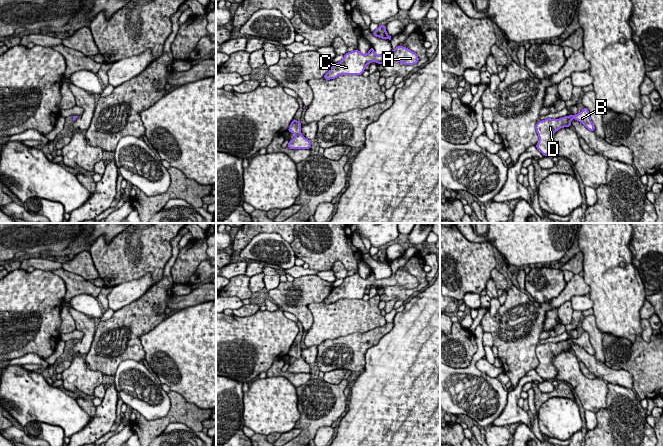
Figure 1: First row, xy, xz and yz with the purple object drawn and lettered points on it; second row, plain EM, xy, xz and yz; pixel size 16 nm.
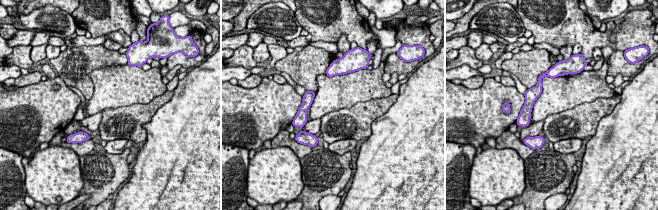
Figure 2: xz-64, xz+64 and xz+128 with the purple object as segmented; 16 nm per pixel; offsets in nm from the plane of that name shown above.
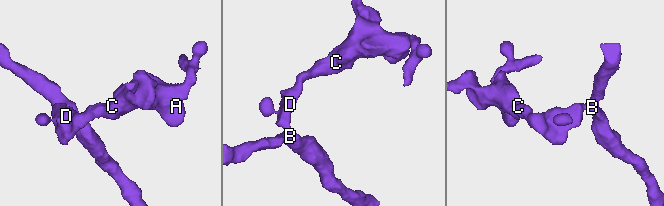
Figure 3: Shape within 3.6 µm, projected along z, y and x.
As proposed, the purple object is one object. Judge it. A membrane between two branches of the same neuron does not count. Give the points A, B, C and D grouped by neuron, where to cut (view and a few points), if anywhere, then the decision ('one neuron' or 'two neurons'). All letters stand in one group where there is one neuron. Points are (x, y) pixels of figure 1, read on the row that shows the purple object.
A B C D; no cut; one neuron

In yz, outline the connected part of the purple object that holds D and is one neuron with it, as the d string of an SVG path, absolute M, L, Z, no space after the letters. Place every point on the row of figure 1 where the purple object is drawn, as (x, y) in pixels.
M584 107L577 115L567 115L559 119L548 118L536 123L535 129L539 136L539 141L536 144L536 148L544 156L555 155L557 146L553 141L553 134L563 127L571 127L572 119L576 119L577 121L581 122L588 130L592 132L595 131L594 124L590 119L589 110L586 107Z

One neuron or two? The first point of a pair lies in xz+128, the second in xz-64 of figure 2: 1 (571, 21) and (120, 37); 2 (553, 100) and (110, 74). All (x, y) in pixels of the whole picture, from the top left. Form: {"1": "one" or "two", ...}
{"1": "two", "2": "one"}

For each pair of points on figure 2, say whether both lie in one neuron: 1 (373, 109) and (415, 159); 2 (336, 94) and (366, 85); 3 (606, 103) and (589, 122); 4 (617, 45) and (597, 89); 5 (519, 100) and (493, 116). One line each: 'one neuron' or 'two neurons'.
1: two neurons
2: one neuron
3: one neuron
4: two neurons
5: one neuron

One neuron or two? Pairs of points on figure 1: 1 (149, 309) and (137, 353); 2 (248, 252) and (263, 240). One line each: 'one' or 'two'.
1: one
2: one

